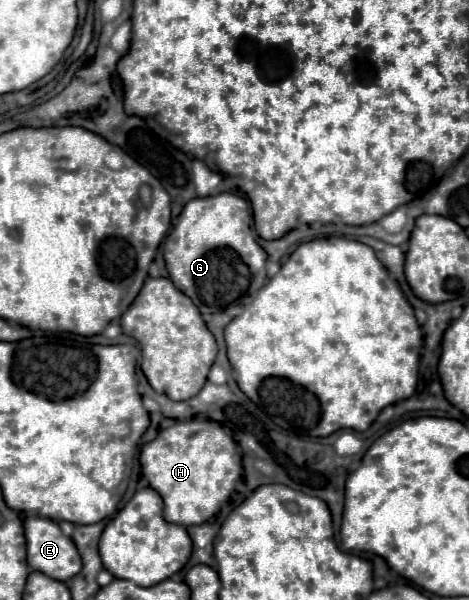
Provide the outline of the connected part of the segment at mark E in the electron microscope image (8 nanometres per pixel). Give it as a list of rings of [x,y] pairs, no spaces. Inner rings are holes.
[[[29,516],[25,520],[25,539],[26,539],[26,560],[32,571],[43,572],[45,576],[51,576],[53,580],[65,582],[73,578],[81,570],[81,556],[71,538],[67,538],[57,522],[41,516]]]

